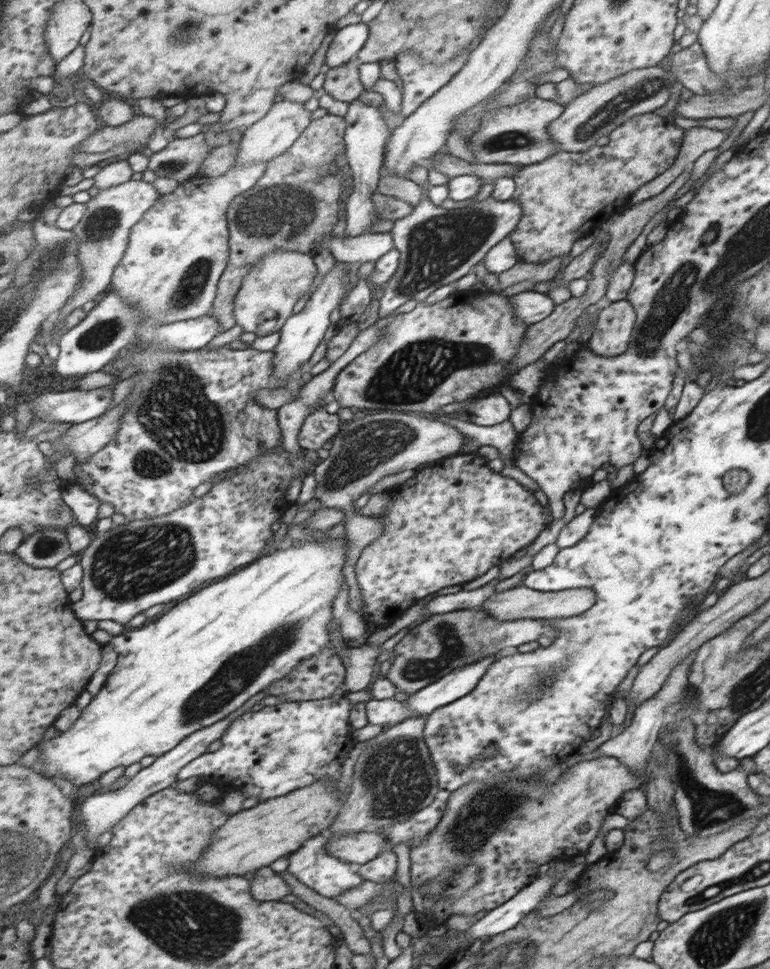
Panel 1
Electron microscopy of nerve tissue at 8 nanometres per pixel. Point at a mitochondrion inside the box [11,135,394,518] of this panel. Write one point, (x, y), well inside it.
(184, 424)

